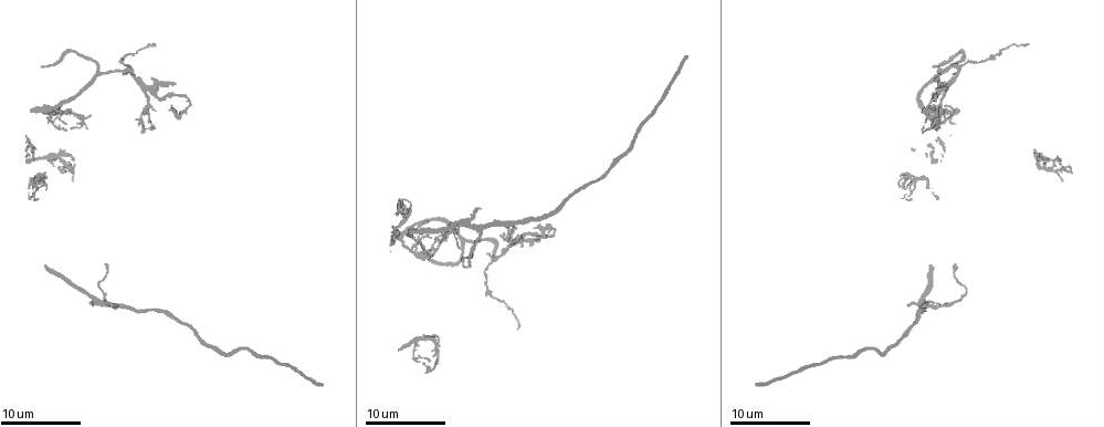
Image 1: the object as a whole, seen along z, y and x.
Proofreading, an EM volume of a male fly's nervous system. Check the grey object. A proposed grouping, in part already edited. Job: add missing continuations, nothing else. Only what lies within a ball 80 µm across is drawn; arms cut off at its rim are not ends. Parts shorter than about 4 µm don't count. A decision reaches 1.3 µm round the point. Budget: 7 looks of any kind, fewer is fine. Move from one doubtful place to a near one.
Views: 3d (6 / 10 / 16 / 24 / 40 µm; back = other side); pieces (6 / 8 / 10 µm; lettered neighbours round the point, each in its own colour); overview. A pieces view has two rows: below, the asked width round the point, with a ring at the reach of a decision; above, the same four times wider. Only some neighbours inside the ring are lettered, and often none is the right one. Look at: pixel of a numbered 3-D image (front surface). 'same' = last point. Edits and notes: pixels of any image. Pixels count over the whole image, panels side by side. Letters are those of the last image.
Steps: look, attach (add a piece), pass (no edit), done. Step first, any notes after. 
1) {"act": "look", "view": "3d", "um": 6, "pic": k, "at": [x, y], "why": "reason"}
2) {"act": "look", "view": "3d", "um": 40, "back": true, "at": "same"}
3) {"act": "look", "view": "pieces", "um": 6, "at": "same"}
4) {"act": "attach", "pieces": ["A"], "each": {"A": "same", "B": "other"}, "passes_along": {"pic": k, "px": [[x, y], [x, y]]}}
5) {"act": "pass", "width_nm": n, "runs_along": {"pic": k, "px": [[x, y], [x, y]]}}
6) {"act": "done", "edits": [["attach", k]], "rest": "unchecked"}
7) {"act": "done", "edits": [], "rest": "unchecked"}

{"act": "look", "view": "pieces", "um": 6, "pic": 1, "at": [1029, 43], "why": "an open end"}

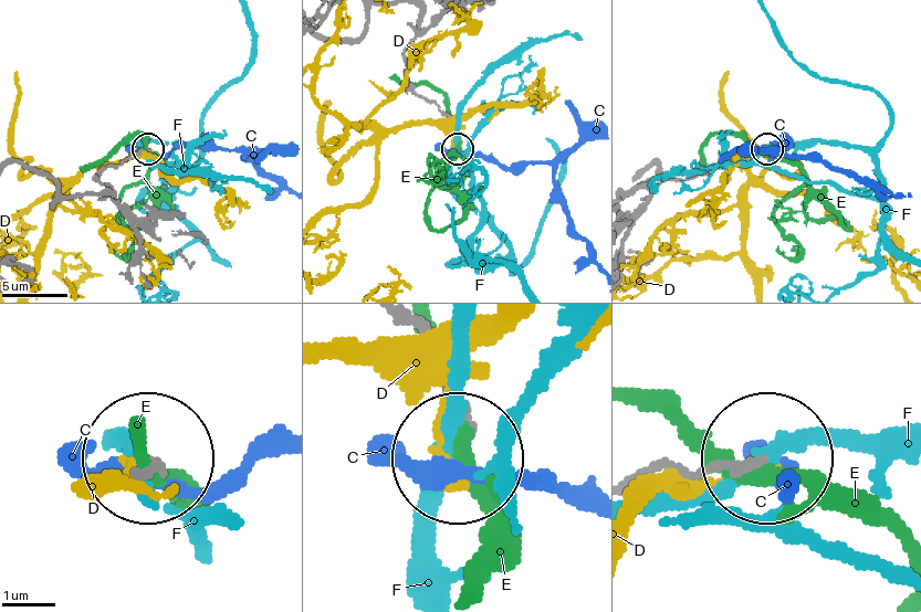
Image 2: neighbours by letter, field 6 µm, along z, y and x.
{"act": "pass", "width_nm": 160, "each": {"C": "other", "D": "other", "E": "other", "F": "other"}, "found": "no lettered piece goes on from it"}

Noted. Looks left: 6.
{"act": "look", "view": "pieces", "um": 6, "pic": 1, "at": [143, 131], "why": "an open end"}

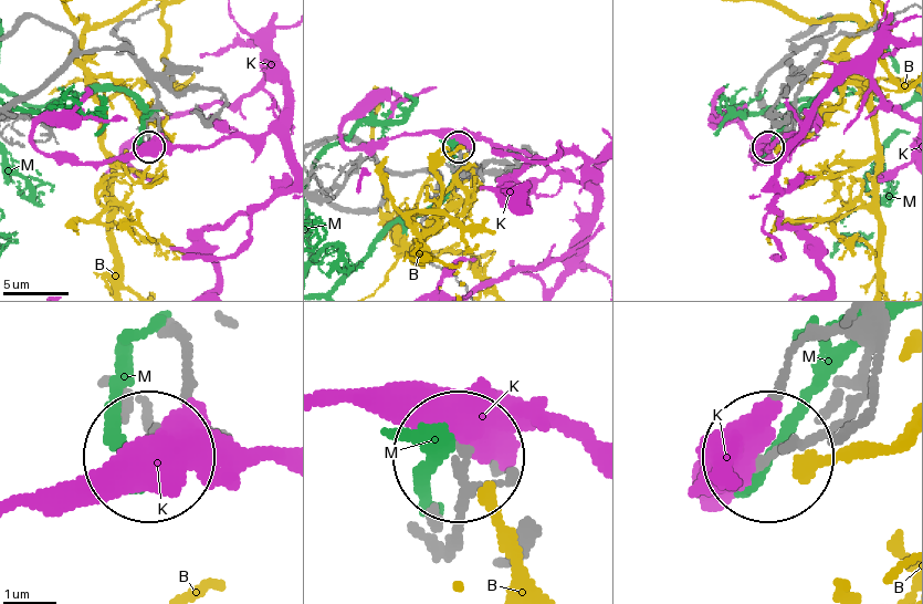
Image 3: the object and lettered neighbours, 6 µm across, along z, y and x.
{"act": "pass", "each": {"B": "other", "K": "other", "M": "other"}, "found": "none of them fits"}

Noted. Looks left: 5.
{"act": "look", "view": "pieces", "um": 8, "pic": 1, "at": [539, 241], "why": "an open end"}

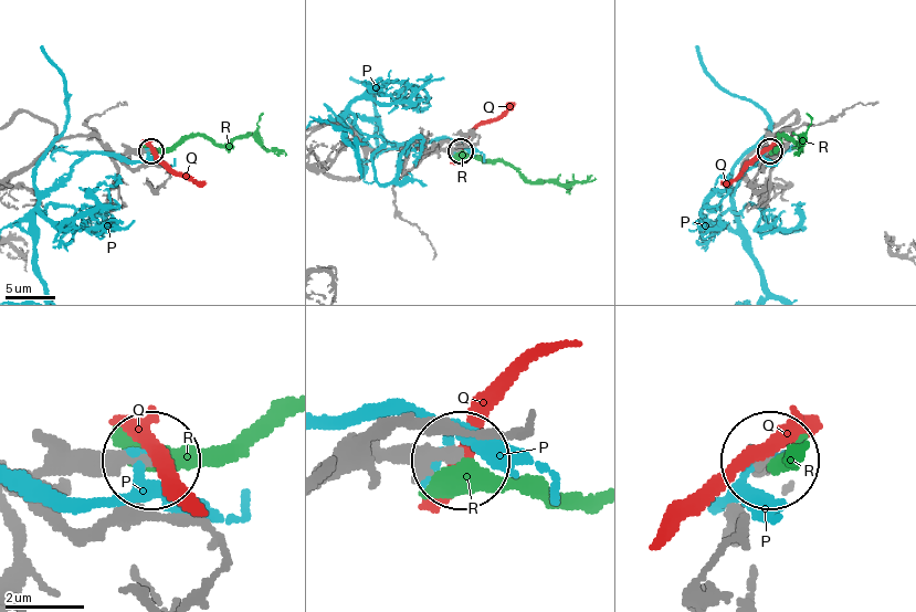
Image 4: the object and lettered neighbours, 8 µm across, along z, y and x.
{"act": "pass", "each": {"P": "other", "Q": "other", "R": "other"}, "found": "none of them fits"}

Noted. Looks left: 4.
{"act": "look", "view": "pieces", "um": 6, "pic": 1, "at": [954, 267], "why": "an open end"}

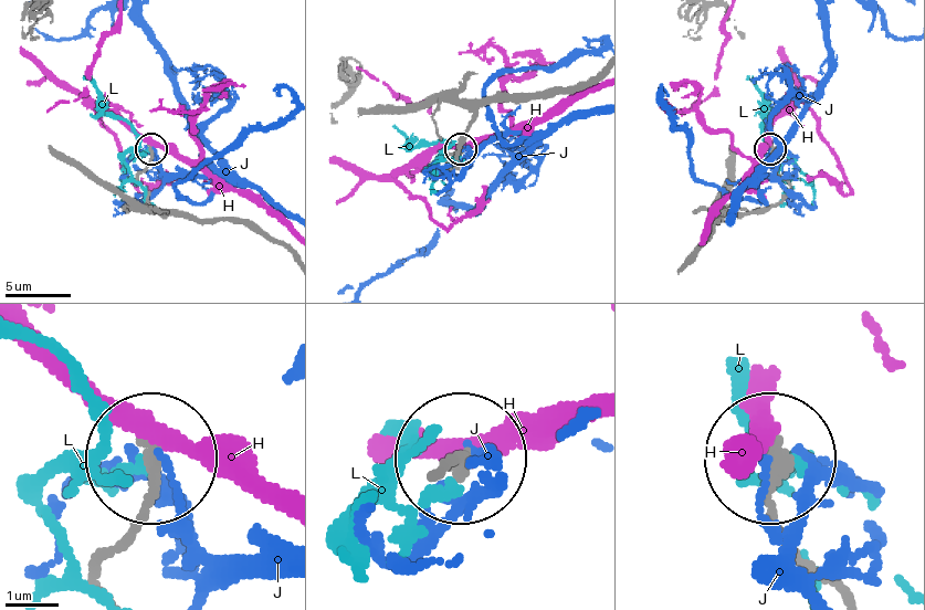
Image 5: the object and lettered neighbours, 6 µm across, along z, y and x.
{"act": "pass", "each": {"H": "other", "J": "other", "L": "other"}, "found": "none of them fits"}

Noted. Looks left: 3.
{"act": "done", "edits": [], "rest": "unchecked"}

